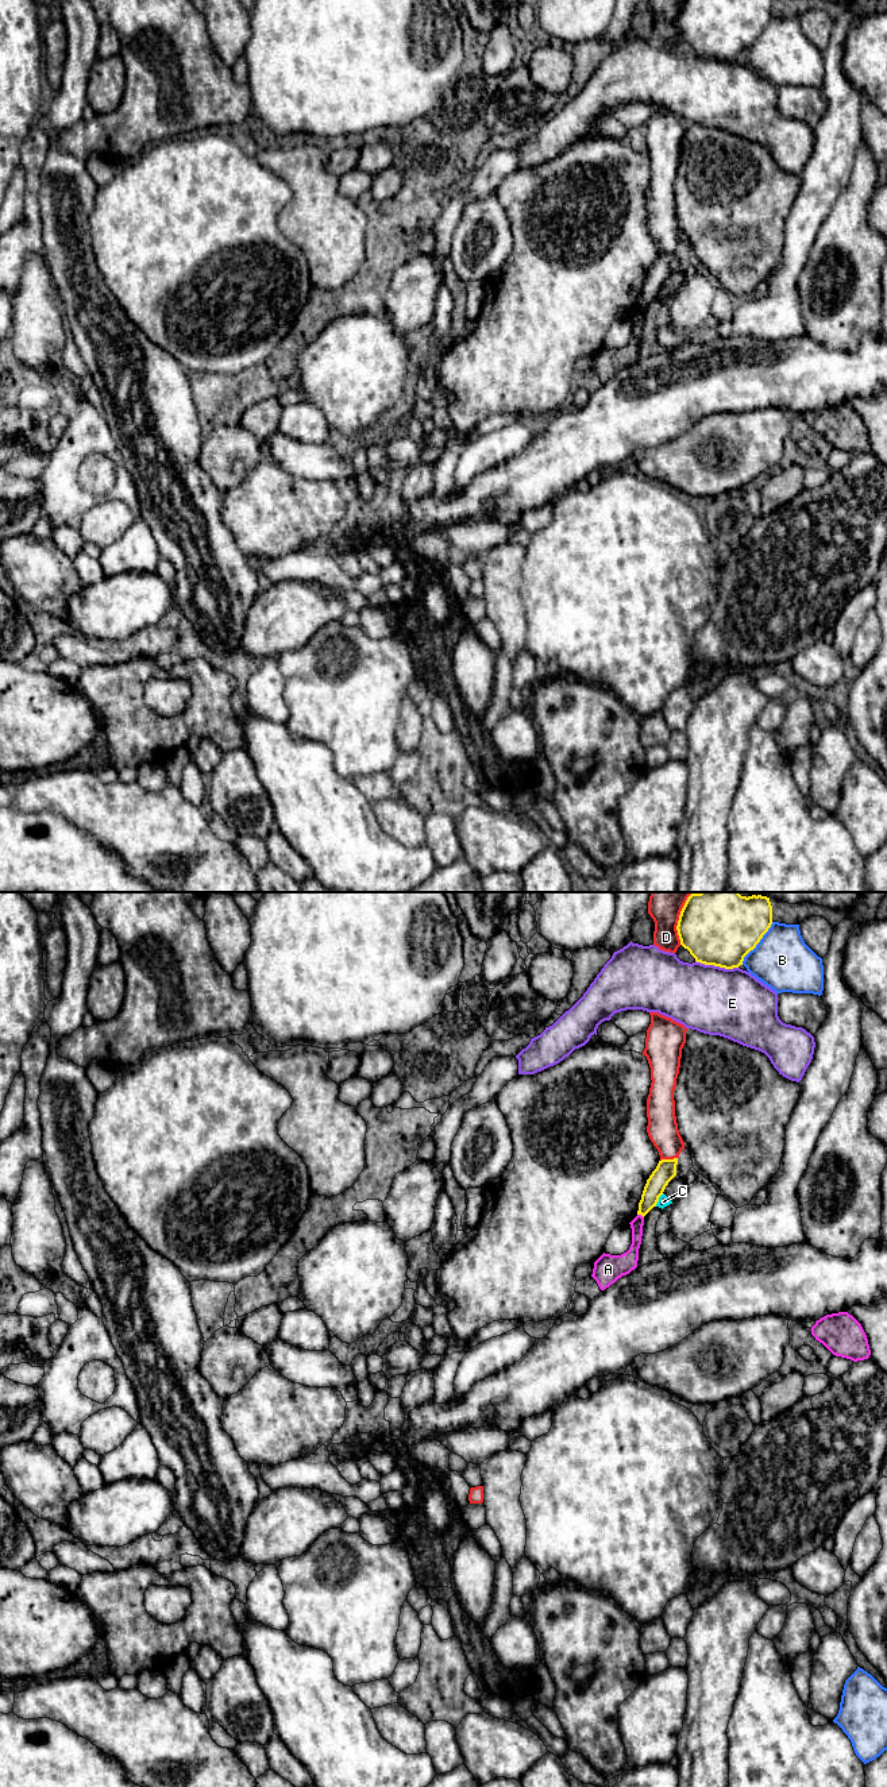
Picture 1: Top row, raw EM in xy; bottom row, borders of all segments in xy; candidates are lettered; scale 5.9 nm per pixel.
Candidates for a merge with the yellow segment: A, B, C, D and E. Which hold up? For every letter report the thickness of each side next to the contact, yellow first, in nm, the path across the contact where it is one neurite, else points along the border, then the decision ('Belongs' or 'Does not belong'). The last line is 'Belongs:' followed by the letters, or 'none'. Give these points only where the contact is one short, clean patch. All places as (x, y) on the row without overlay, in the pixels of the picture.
A: Thickness 120 nm (yellow) against 80 nm. Boundary: xy (637, 307), (643, 311). Does not belong
B: Thickness 360 nm (yellow) against 340 nm. Does not belong
C: Thickness 120 nm (yellow) against 70 nm. Boundary: xy (663, 286), (655, 298). Does not belong
D: Thickness 360 nm (yellow) against 150 nm. Does not belong
E: Thickness 360 nm (yellow) against 420 nm. Does not belong
Belongs: none

